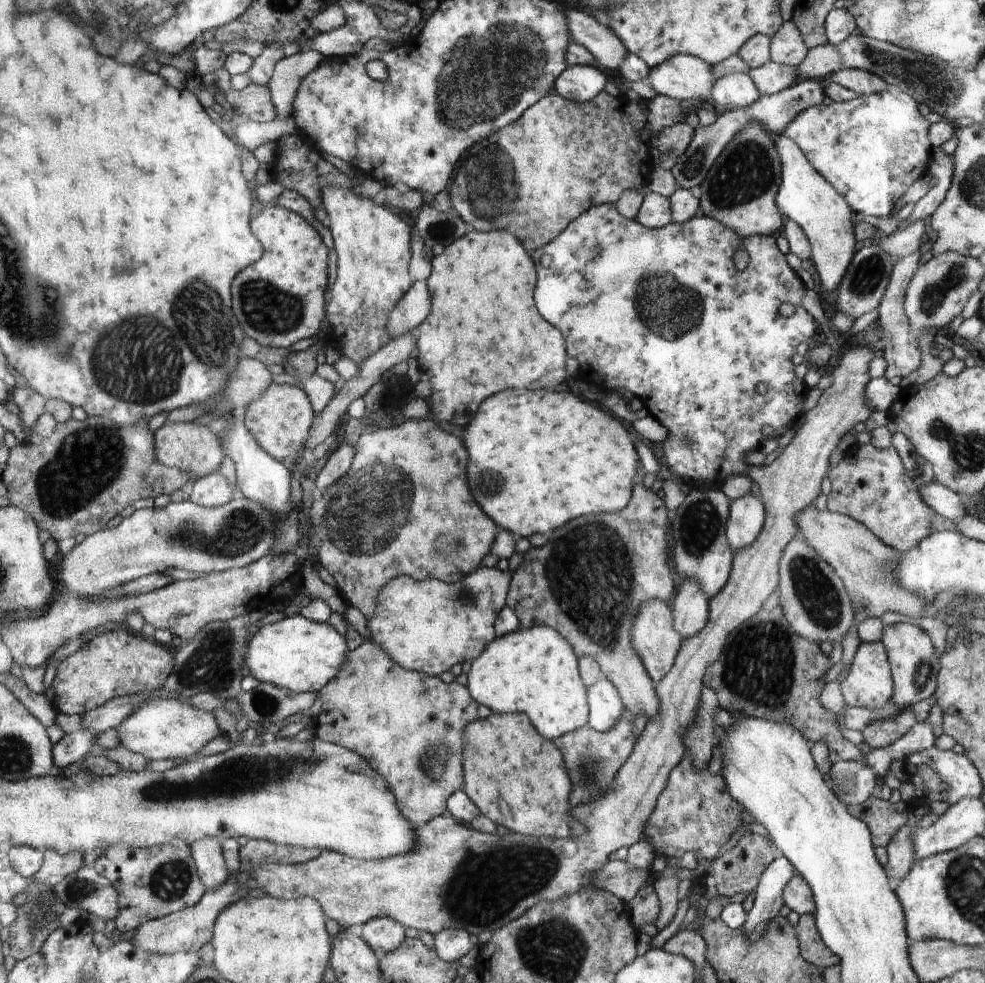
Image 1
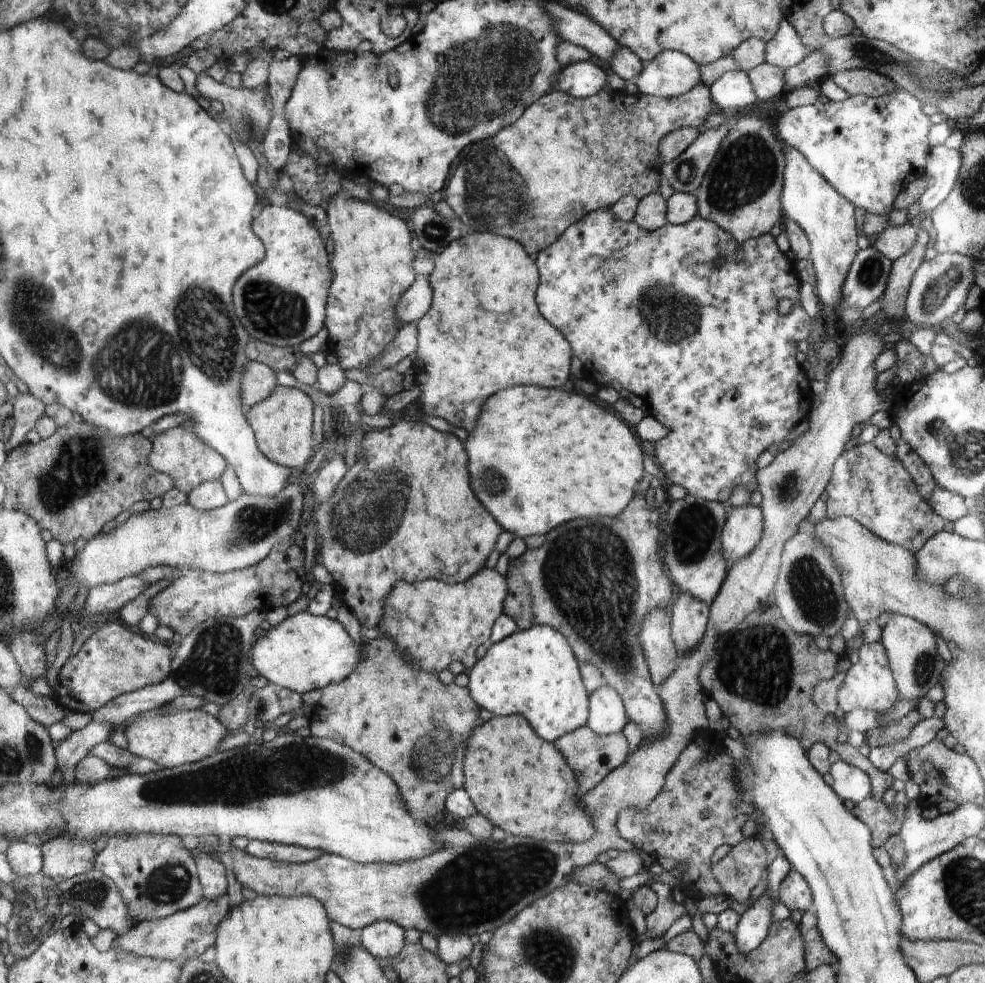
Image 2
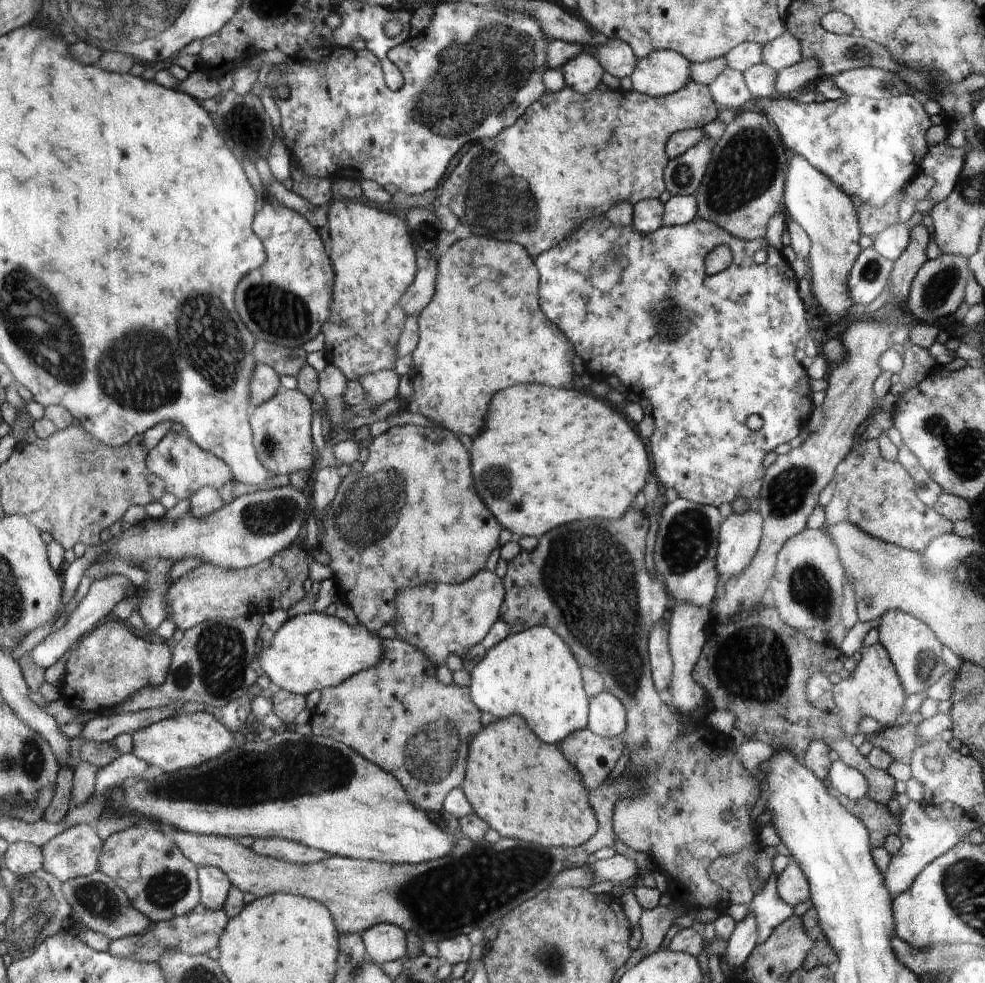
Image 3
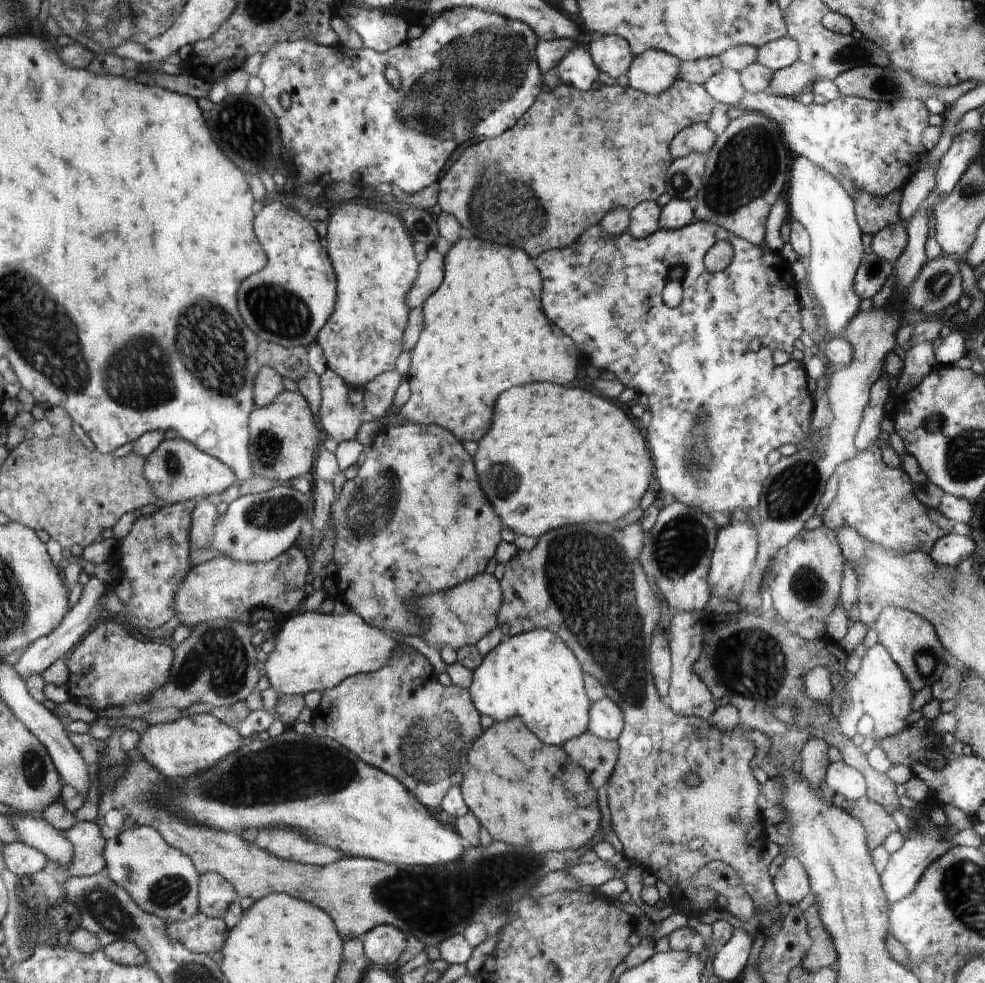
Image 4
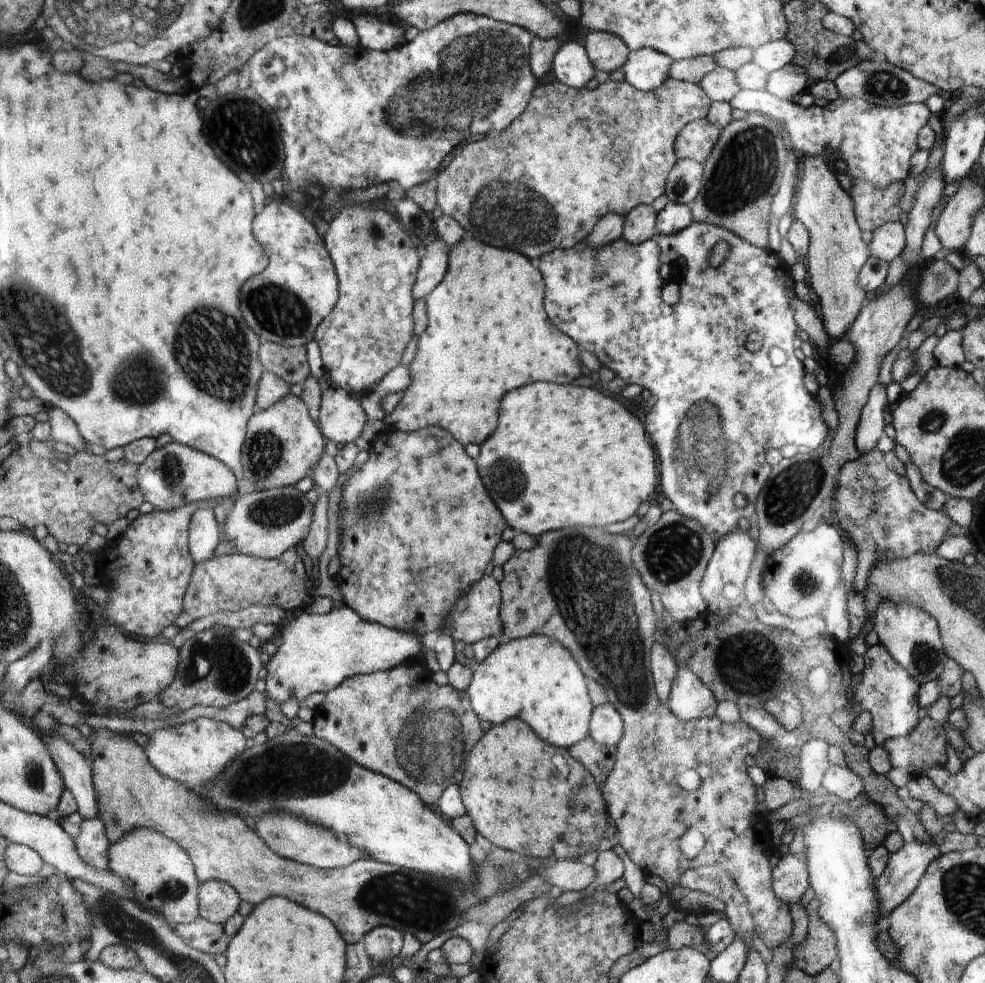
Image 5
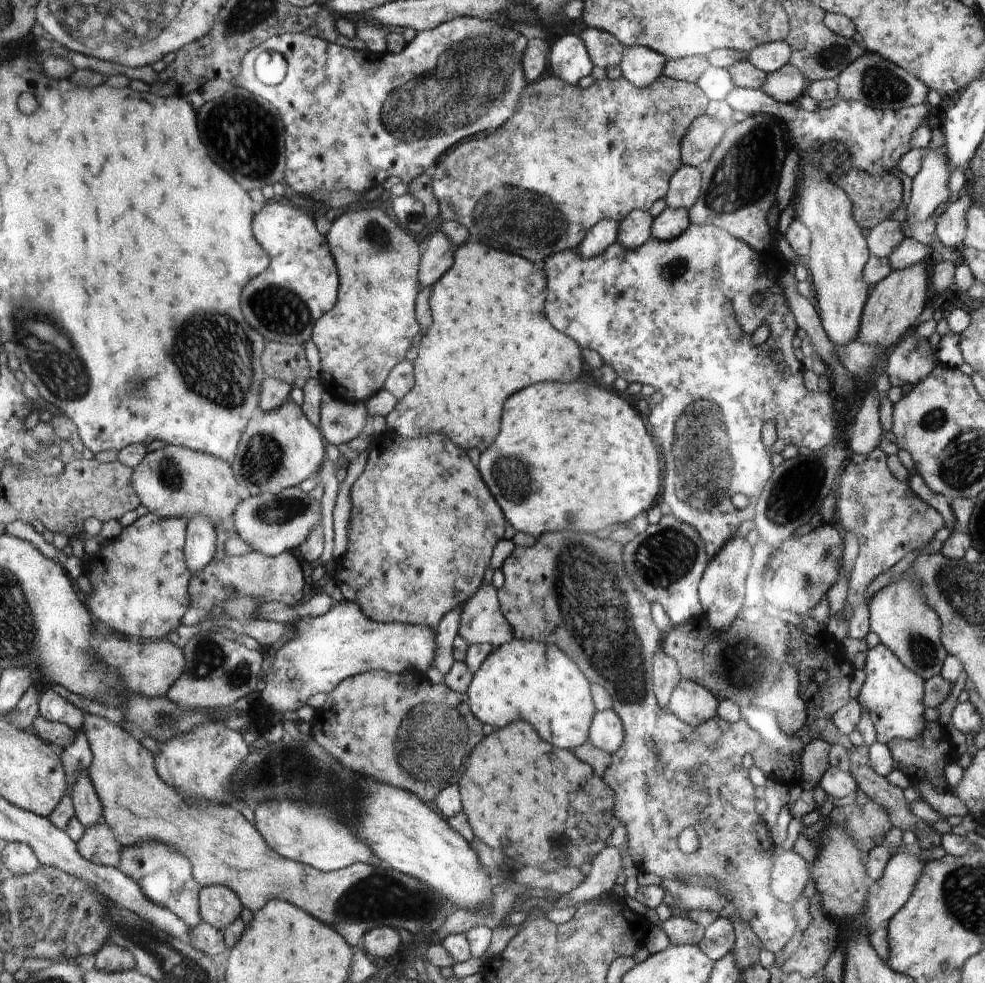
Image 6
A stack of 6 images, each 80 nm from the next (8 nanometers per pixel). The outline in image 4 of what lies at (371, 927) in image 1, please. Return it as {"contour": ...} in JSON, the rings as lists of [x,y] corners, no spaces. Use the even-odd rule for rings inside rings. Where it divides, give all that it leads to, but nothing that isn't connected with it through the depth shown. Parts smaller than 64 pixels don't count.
{"contour":[[[379,925],[364,934],[362,940],[369,962],[384,967],[395,963],[407,944],[407,936],[390,925]]]}

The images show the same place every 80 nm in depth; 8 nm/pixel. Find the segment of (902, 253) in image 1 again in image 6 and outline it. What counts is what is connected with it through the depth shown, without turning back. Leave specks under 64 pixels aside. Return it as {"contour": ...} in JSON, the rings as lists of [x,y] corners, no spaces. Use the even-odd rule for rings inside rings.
{"contour":[[[886,219],[871,228],[870,236],[866,239],[869,254],[888,259],[906,238],[901,224],[900,221]]]}

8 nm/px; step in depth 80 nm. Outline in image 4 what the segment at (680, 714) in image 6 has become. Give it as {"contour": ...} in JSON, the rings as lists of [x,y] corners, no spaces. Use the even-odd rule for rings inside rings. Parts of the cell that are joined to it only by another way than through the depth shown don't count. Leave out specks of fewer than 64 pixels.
{"contour":[[[705,611],[694,612],[678,612],[672,618],[670,634],[672,638],[669,641],[669,648],[671,653],[671,662],[672,662],[672,672],[669,684],[669,692],[667,699],[665,701],[666,705],[674,712],[682,714],[683,716],[688,717],[700,717],[701,719],[710,720],[712,718],[713,712],[716,710],[717,706],[713,701],[713,696],[708,691],[708,688],[702,683],[702,680],[698,678],[698,674],[693,672],[693,665],[696,663],[696,660],[700,657],[700,652],[702,651],[702,625],[701,622],[706,617]]]}

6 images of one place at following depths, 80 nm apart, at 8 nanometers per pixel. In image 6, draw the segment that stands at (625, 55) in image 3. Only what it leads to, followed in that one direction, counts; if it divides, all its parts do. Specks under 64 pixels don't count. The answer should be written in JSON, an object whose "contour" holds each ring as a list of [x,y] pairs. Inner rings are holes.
{"contour":[[[587,26],[580,38],[594,65],[607,70],[620,64],[626,47],[613,34]]]}

